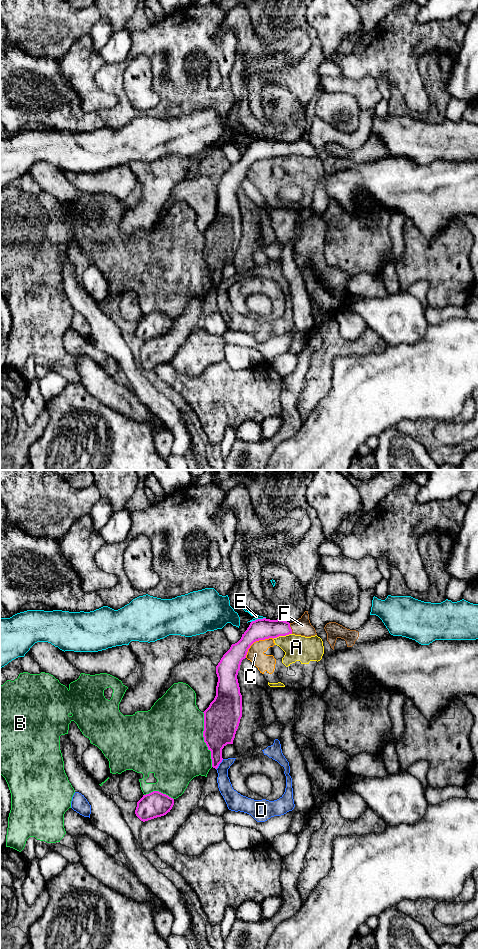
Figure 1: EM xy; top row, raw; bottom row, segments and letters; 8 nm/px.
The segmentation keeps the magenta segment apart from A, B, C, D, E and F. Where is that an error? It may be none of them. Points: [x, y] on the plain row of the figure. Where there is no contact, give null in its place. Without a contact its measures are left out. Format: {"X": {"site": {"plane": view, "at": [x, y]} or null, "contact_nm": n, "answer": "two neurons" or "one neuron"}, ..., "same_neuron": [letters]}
{"A": {"site": {"plane": "xy", "at": [282, 155]}, "contact_nm": 160, "answer": "two neurons"}, "B": {"site": {"plane": "xy", "at": [204, 259]}, "contact_nm": 440, "answer": "two neurons"}, "C": {"site": {"plane": "xy", "at": [256, 160]}, "contact_nm": 280, "answer": "two neurons"}, "D": {"site": {"plane": "xy", "at": [219, 283]}, "contact_nm": 110, "answer": "two neurons"}, "E": {"site": {"plane": "xy", "at": [258, 139]}, "contact_nm": 130, "answer": "two neurons"}, "F": {"site": {"plane": "xy", "at": [290, 148]}, "contact_nm": 90, "answer": "one neuron"}, "same_neuron": ["F"]}

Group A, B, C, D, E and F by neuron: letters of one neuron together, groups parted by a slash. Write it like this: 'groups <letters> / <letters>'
groups A C / B / D / E / F

